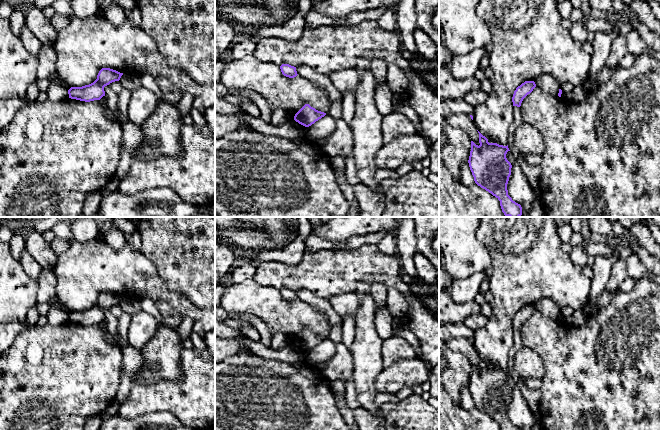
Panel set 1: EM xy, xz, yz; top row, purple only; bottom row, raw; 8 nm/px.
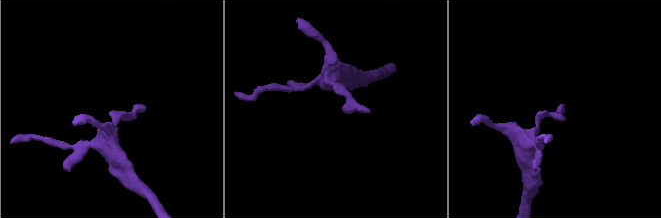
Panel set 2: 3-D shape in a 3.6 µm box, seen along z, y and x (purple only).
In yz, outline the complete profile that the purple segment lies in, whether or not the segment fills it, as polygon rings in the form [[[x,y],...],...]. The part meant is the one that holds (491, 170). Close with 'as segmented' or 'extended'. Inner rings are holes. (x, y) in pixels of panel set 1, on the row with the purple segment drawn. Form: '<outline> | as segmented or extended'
[[[479,131],[478,133],[480,145],[478,146],[471,141],[471,151],[468,160],[475,183],[500,201],[500,206],[505,216],[520,217],[522,215],[522,207],[520,204],[512,200],[508,195],[507,190],[507,184],[512,168],[511,163],[506,158],[507,152],[510,151],[508,145],[503,146],[497,143],[489,143],[485,136]]] | as segmented

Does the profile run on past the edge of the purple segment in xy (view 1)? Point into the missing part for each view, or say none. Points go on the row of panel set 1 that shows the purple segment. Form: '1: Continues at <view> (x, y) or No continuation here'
1: No continuation here

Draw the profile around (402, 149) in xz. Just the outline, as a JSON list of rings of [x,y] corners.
[[[398,135],[384,143],[376,152],[374,162],[377,169],[395,171],[405,163],[421,162],[429,157],[431,146],[423,135]]]

